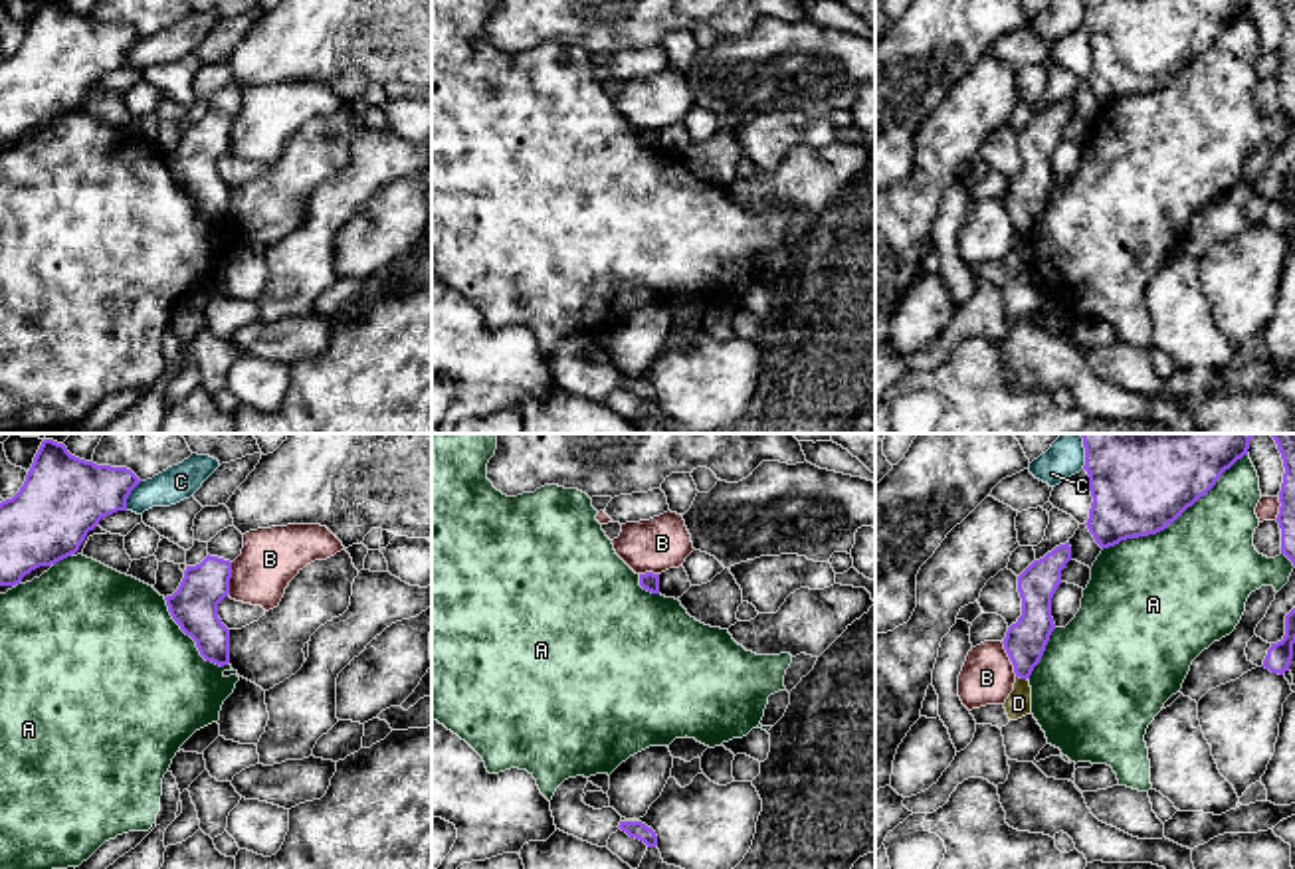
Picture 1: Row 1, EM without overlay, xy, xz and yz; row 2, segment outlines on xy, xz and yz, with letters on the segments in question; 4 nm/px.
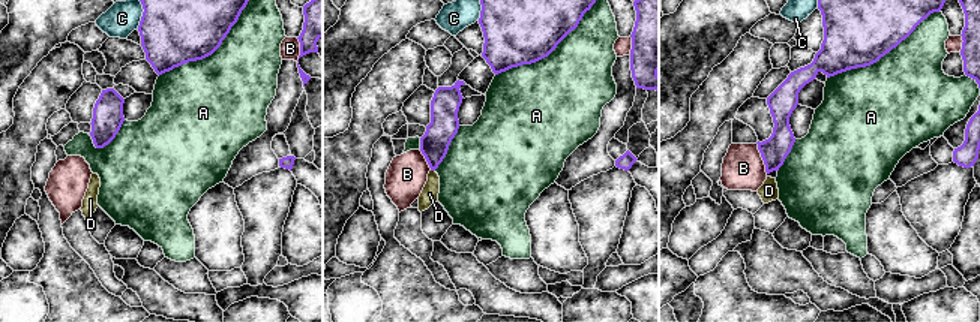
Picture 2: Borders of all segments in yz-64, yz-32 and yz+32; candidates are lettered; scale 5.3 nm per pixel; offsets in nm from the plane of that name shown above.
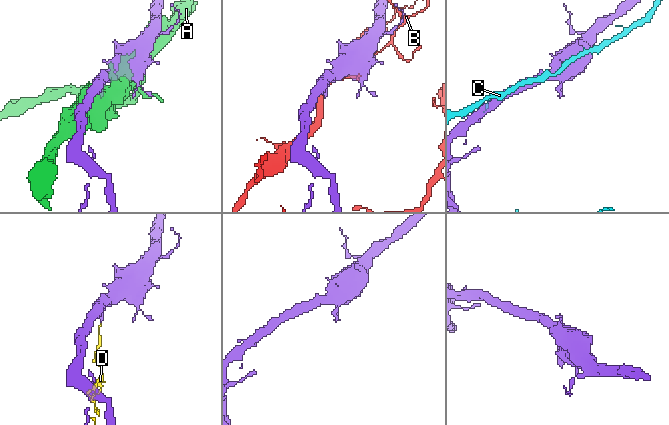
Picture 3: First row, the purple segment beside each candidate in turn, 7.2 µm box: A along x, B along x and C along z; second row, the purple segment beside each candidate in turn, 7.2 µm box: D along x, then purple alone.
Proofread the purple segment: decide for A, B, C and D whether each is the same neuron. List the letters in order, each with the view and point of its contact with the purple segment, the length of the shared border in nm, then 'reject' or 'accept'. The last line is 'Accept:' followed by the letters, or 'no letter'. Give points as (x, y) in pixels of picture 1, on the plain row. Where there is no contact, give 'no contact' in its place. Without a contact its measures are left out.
A: meets purple in yz at (1177, 74); contact 700 nm long; reject
B: meets purple in yz at (1010, 216); contact 160 nm long; reject
C: meets purple in xy at (129, 50); contact 140 nm long; reject
D: meets purple in yz at (1022, 234); contact 50 nm long; reject
Accept: no letter

